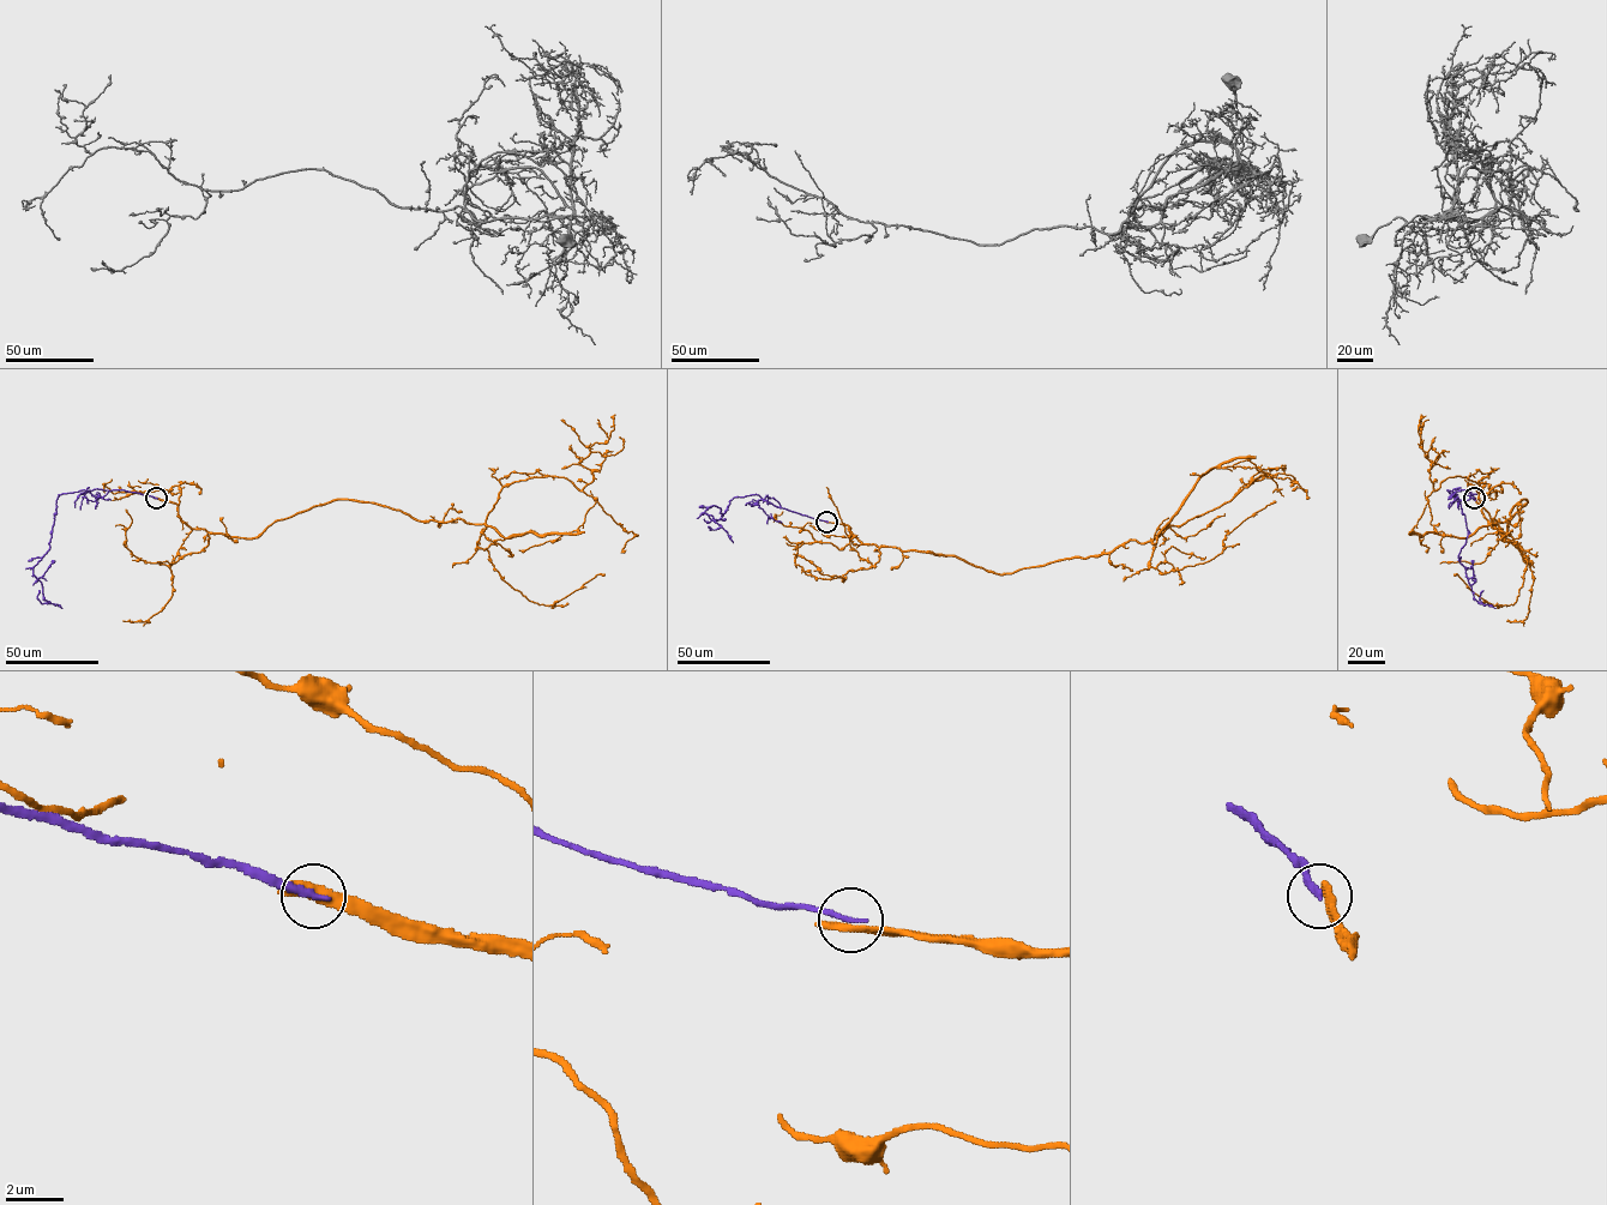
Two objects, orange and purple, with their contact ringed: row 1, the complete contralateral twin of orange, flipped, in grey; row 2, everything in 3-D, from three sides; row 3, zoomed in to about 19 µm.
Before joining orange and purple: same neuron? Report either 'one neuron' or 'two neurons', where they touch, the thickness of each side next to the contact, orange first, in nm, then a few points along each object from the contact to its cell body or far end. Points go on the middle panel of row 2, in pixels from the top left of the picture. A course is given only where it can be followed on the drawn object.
two neurons | (826, 522) | 480/220 nm | orange via (828, 522), (864, 543), (1011, 573), (1150, 542), (1228, 502), (1261, 469), (1285, 473) | purple via (828, 522), (752, 494), (734, 496), (723, 514), (710, 506), (704, 512), (721, 526), (710, 530)

